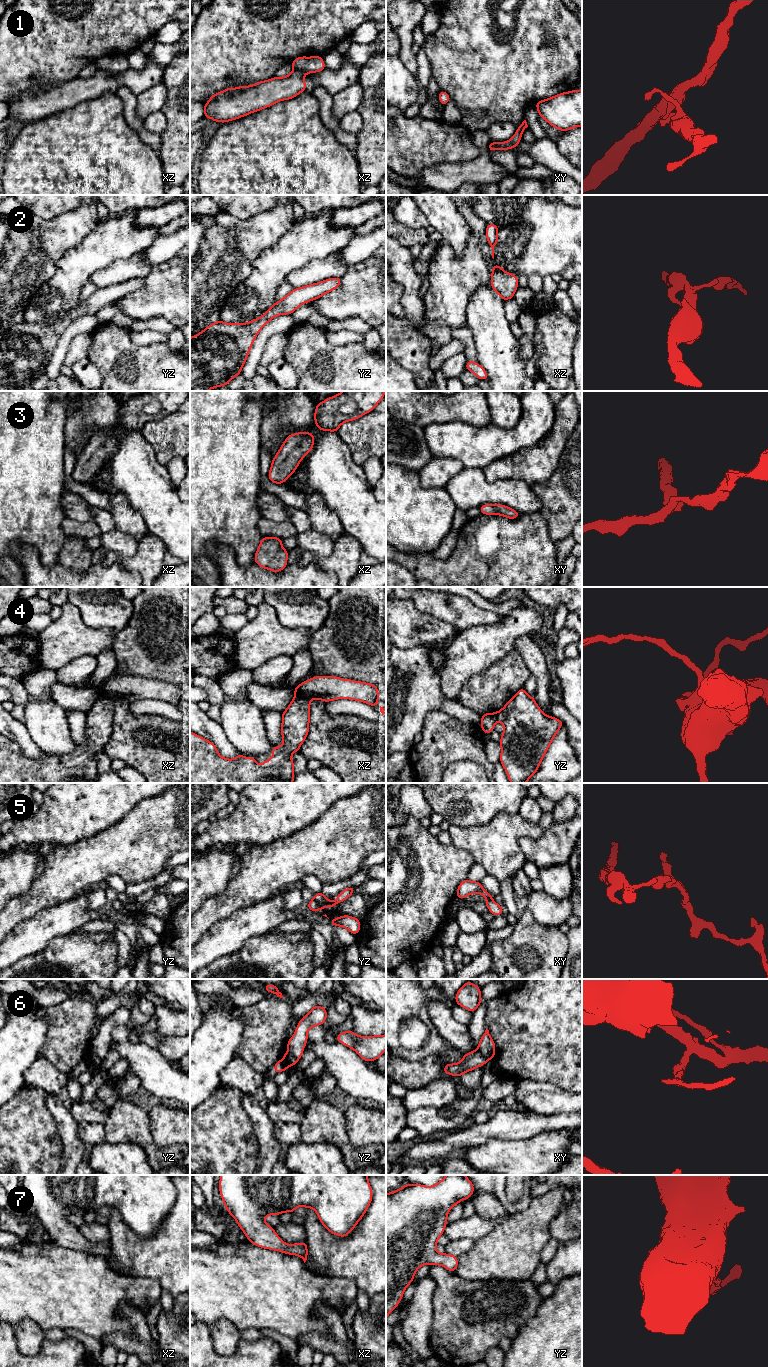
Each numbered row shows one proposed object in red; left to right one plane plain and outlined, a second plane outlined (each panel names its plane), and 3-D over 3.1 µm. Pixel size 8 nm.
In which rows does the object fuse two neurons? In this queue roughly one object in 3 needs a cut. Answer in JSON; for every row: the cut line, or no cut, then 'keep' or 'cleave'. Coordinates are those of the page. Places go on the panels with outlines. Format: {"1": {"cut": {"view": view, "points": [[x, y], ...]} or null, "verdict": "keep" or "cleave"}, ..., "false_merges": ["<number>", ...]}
{"1": {"cut": {"view": "xz", "points": [[293, 69], [305, 73]]}, "verdict": "cleave"}, "2": {"cut": null, "verdict": "keep"}, "3": {"cut": null, "verdict": "keep"}, "4": {"cut": {"view": "xz", "points": [[295, 695], [309, 700]]}, "verdict": "cleave"}, "5": {"cut": {"view": "yz", "points": [[314, 898], [325, 906]]}, "verdict": "cleave"}, "6": {"cut": {"view": "xy", "points": [[477, 1048], [487, 1060]]}, "verdict": "cleave"}, "7": {"cut": null, "verdict": "keep"}, "false_merges": ["1", "4", "5", "6"]}

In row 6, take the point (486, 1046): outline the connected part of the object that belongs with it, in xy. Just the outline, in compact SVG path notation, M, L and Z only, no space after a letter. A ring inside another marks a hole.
M486 1028L485 1033L478 1044L478 1050L484 1057L487 1058L487 1060L491 1060L495 1056L495 1049L495 1042L491 1038L489 1030Z

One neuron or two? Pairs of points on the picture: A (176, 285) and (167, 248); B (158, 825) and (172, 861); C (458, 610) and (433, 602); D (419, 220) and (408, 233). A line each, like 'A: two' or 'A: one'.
A: two
B: two
C: one
D: two

